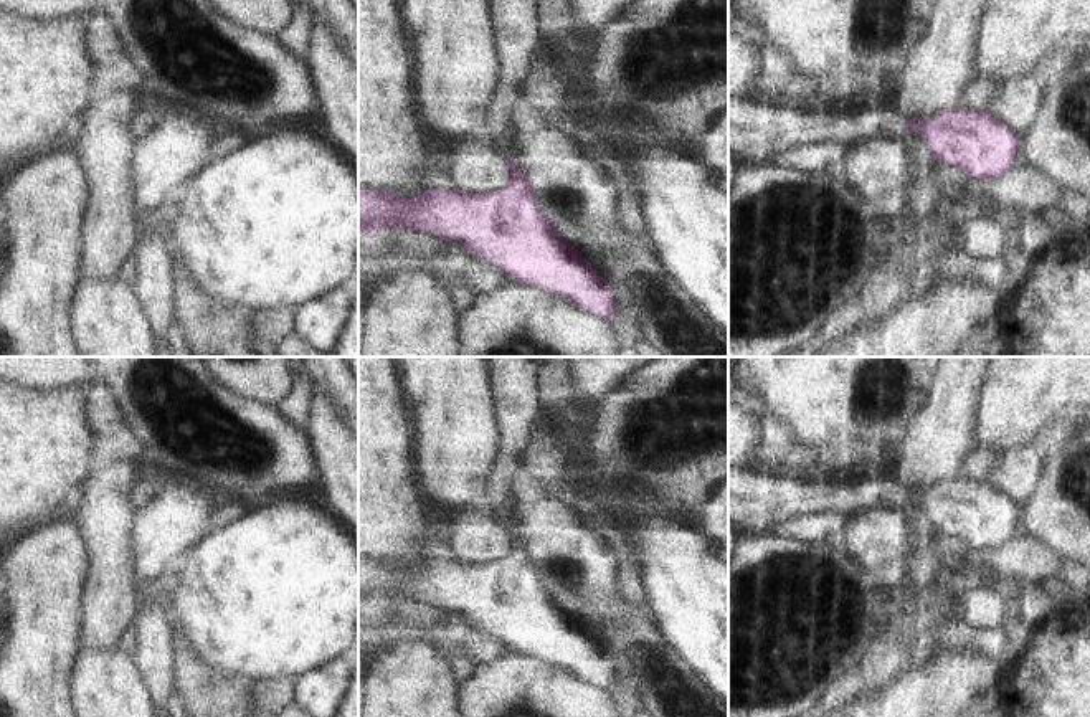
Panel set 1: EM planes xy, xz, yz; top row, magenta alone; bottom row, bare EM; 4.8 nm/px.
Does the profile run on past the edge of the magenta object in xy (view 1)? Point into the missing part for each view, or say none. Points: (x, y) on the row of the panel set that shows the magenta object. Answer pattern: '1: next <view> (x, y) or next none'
1: next none

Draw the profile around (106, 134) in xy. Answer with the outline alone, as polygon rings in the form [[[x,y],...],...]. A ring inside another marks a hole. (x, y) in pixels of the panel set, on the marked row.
[[[147,86],[119,88],[83,116],[74,140],[92,177],[84,223],[83,281],[116,281],[124,261],[137,253],[144,230],[134,200],[132,159],[140,139],[135,119]]]

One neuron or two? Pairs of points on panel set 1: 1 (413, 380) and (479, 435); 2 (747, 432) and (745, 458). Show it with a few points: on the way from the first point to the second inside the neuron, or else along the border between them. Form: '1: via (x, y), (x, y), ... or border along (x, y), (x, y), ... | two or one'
1: via (430, 385), (463, 418) | one
2: via (745, 438), (745, 451) | one

